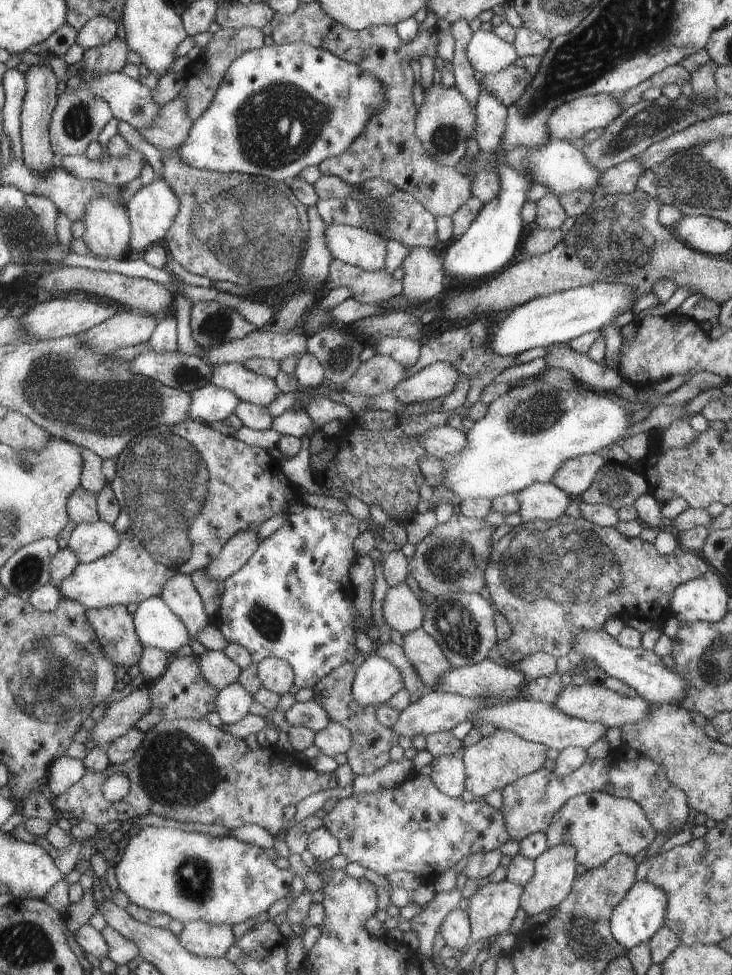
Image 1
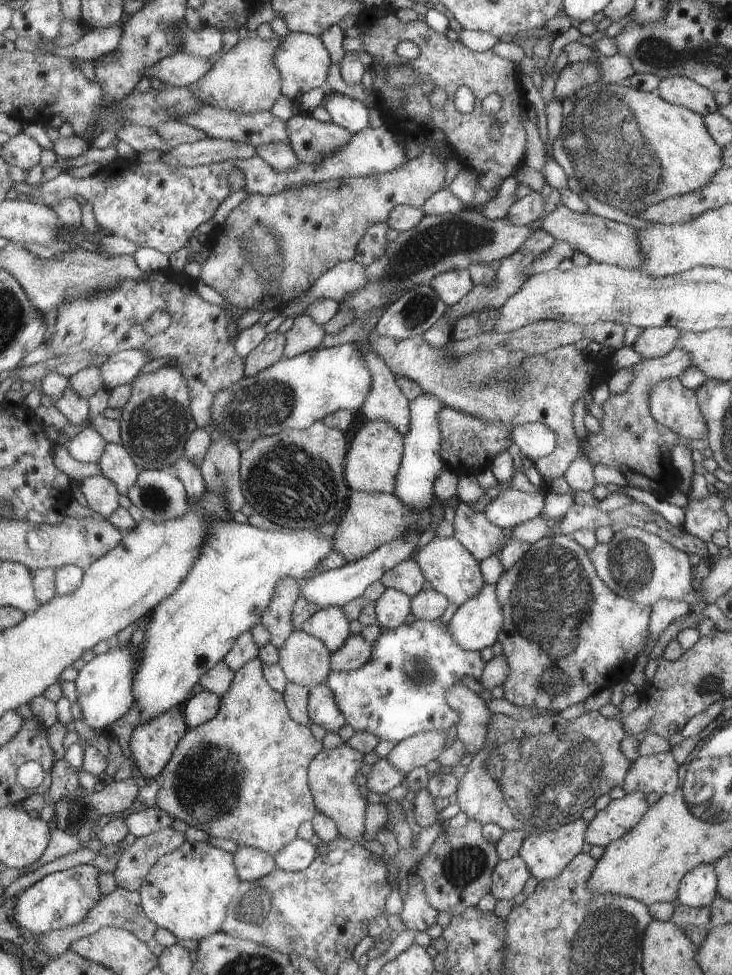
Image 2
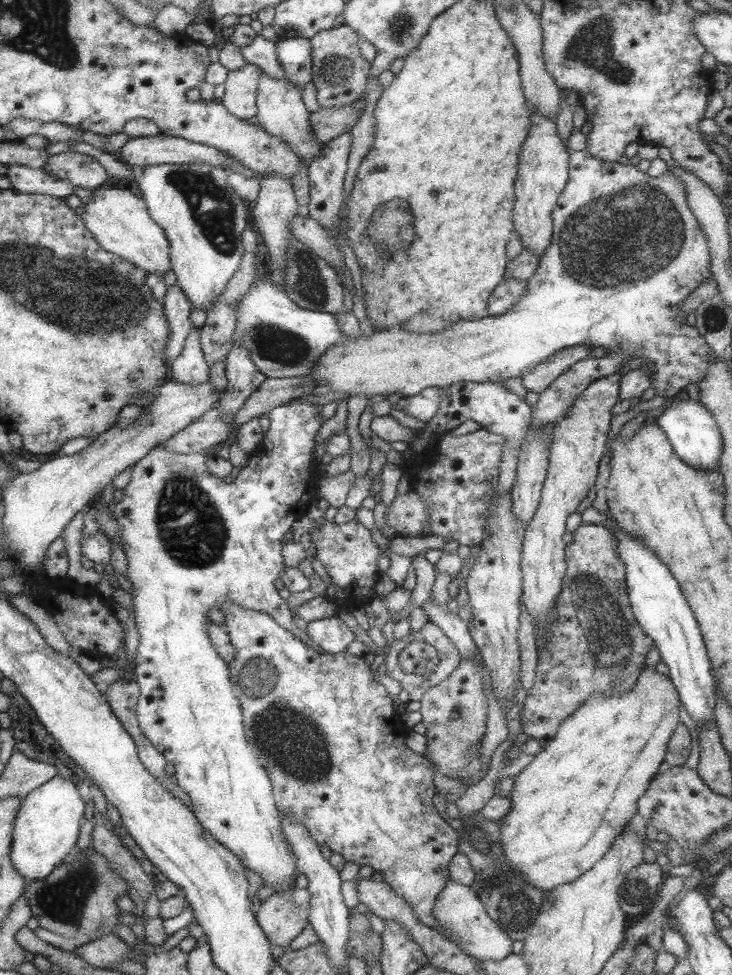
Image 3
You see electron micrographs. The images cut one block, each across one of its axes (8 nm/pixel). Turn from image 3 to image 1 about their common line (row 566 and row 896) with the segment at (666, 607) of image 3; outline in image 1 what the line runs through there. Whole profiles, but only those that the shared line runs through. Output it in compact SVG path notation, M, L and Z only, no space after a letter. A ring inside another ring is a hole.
M637 881L611 912L610 926L613 938L626 950L647 941L663 924L667 906L668 898L664 890L647 881Z

